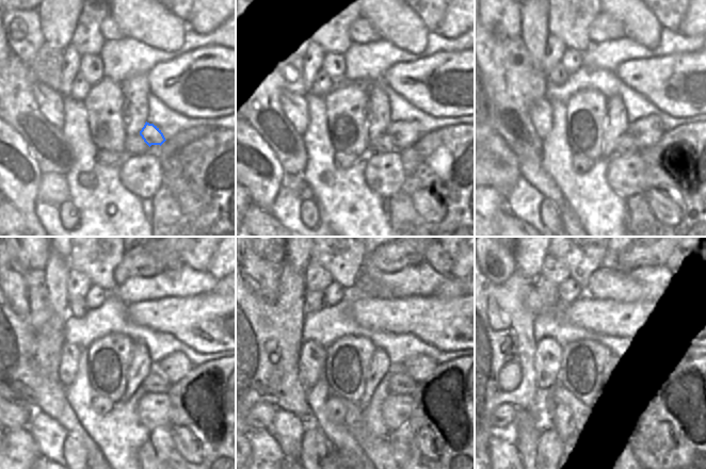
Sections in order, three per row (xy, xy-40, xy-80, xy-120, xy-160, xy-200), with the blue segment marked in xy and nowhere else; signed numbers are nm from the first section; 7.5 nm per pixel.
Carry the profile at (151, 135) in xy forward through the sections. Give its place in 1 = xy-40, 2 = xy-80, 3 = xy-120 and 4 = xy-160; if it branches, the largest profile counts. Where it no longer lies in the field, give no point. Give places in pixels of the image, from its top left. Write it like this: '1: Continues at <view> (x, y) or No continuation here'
1: Continues at xy-40 (404, 134)
2: Continues at xy-80 (646, 131)
3: Continues at xy-120 (176, 367)
4: Continues at xy-160 (418, 368).

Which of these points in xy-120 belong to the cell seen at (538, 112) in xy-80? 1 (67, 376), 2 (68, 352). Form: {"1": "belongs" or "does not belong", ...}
{"1": "belongs", "2": "belongs"}

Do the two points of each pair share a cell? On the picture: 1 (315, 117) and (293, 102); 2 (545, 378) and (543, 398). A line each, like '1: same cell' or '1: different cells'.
1: different cells
2: different cells

